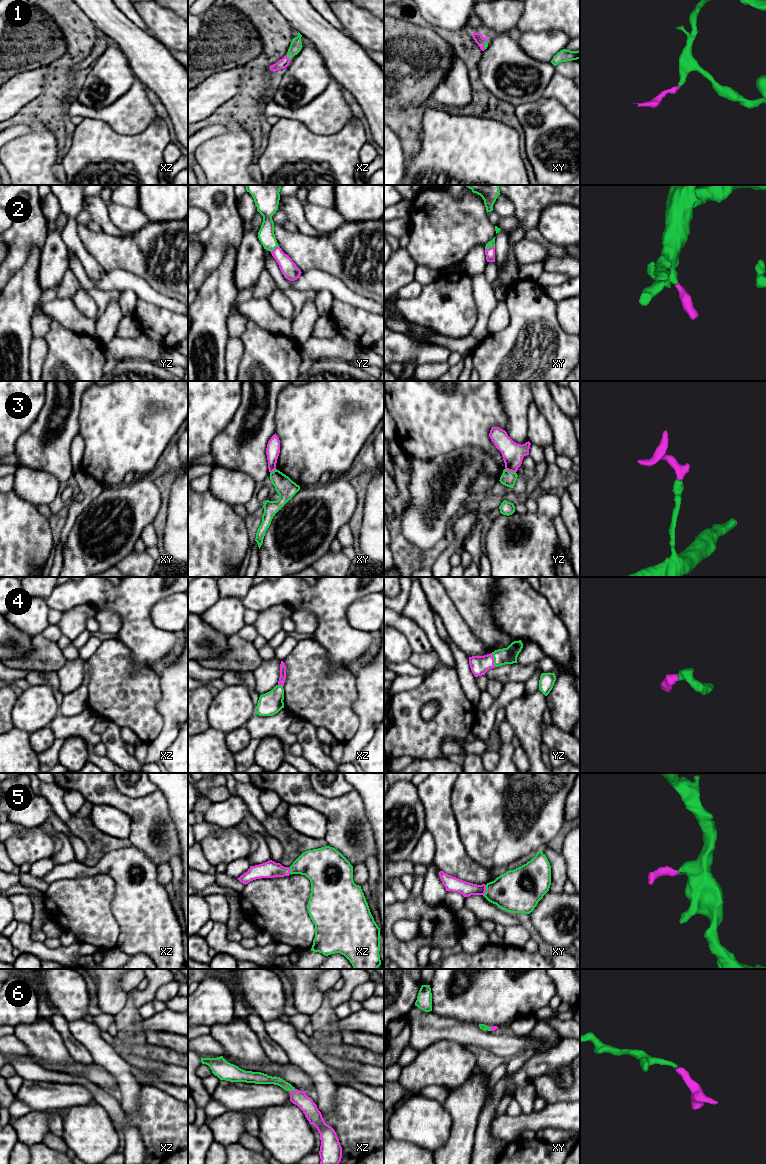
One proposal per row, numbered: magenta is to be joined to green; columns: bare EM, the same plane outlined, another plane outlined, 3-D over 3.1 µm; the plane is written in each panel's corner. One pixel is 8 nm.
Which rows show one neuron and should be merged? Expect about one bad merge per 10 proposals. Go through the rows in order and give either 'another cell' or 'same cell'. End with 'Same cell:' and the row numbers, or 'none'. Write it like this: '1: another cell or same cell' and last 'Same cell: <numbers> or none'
1: same cell
2: same cell
3: another cell
4: same cell
5: same cell
6: same cell
Same cell: 1, 2, 4, 5, 6

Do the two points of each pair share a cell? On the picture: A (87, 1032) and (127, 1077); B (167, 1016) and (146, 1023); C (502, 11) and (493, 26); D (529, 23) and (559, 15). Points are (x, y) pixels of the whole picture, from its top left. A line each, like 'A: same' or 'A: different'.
A: same
B: same
C: same
D: same

